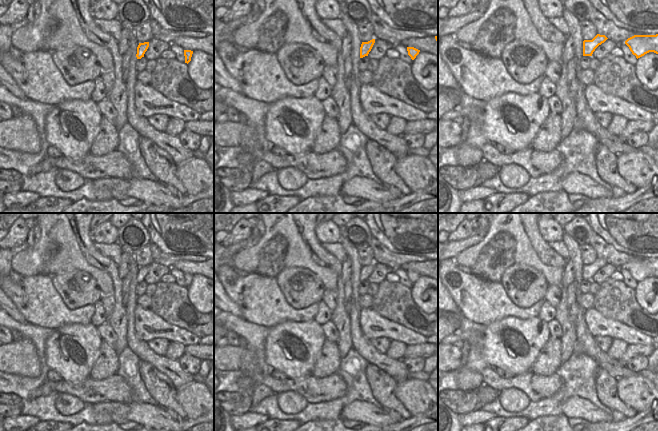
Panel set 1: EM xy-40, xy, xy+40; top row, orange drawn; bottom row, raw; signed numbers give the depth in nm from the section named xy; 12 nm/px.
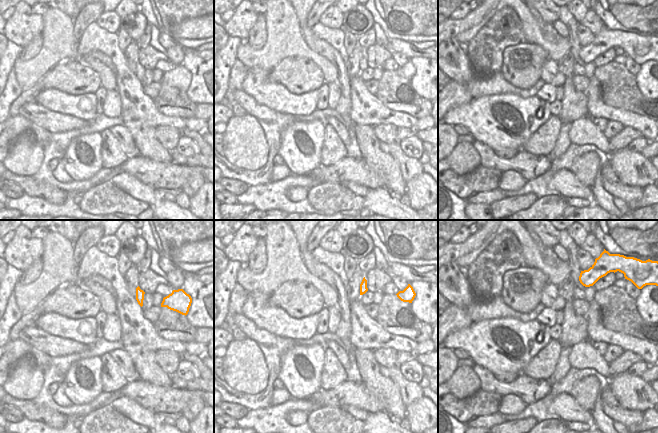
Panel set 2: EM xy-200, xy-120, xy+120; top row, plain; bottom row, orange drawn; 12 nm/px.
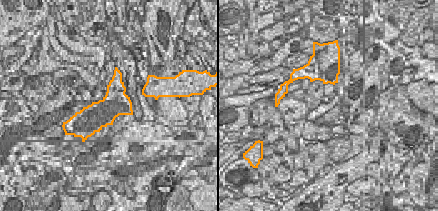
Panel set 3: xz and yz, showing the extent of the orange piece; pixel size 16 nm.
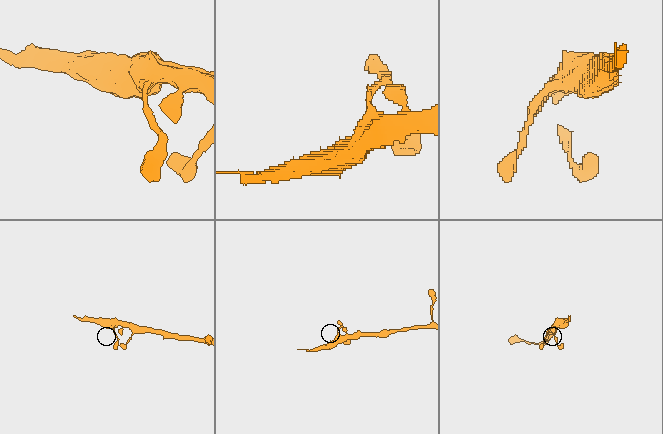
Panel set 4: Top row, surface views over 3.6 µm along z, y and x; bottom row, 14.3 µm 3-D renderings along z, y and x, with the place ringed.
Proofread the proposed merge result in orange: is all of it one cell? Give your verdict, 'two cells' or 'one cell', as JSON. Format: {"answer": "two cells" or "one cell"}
{"answer": "one cell"}

